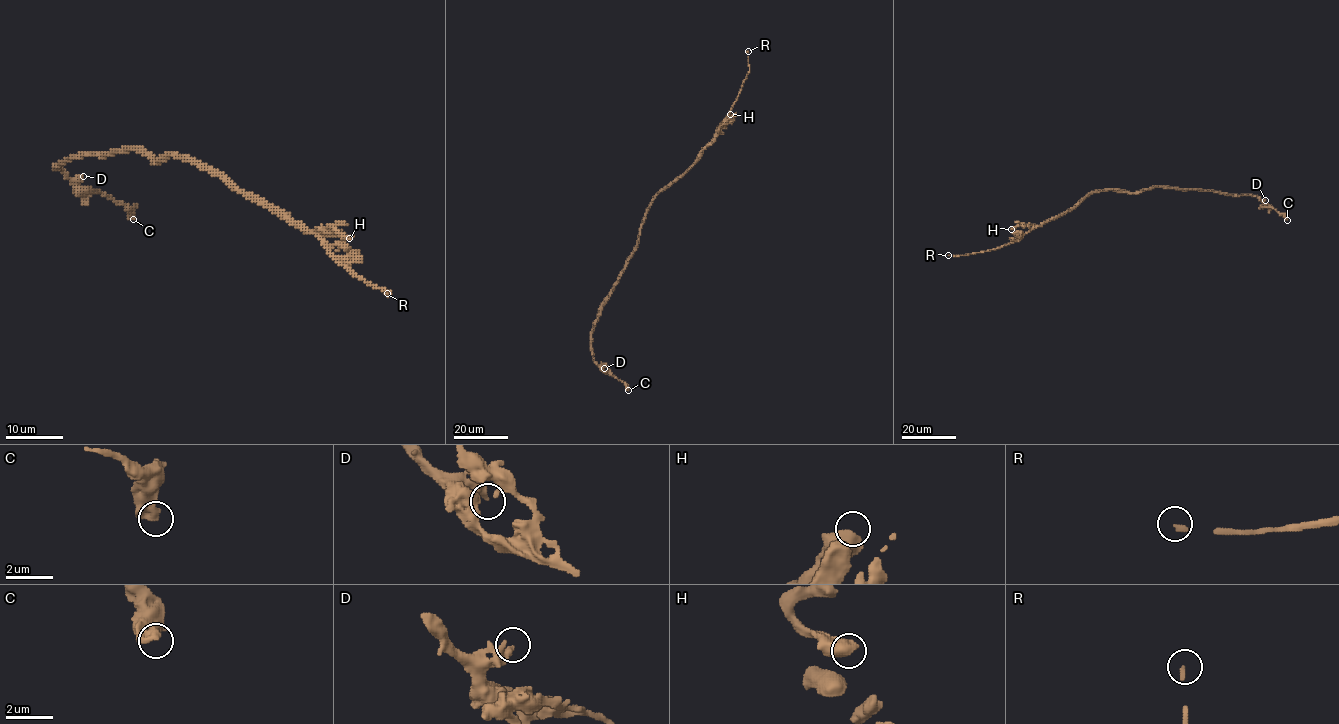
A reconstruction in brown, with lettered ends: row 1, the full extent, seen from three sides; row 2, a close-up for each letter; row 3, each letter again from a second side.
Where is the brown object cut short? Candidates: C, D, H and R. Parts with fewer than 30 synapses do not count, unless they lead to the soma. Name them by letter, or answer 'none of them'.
R

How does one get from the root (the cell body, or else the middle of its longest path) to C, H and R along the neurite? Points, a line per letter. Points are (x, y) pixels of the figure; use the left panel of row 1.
C: (169, 156), (158, 162), (140, 150), (83, 153), (55, 166), (81, 189), (100, 192), (122, 202), (133, 219)
H: (169, 156), (198, 160), (306, 230), (337, 230), (349, 238)
R: (169, 156), (198, 160), (280, 215), (312, 231), (355, 276), (387, 293)

